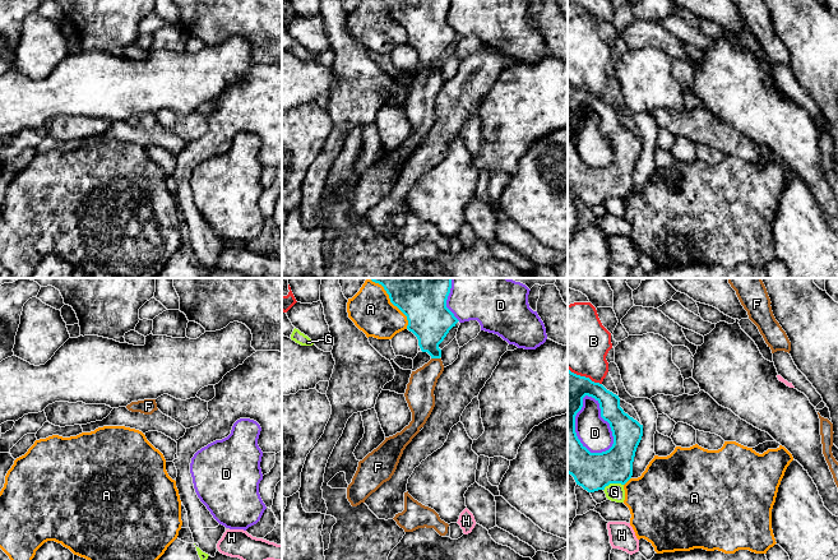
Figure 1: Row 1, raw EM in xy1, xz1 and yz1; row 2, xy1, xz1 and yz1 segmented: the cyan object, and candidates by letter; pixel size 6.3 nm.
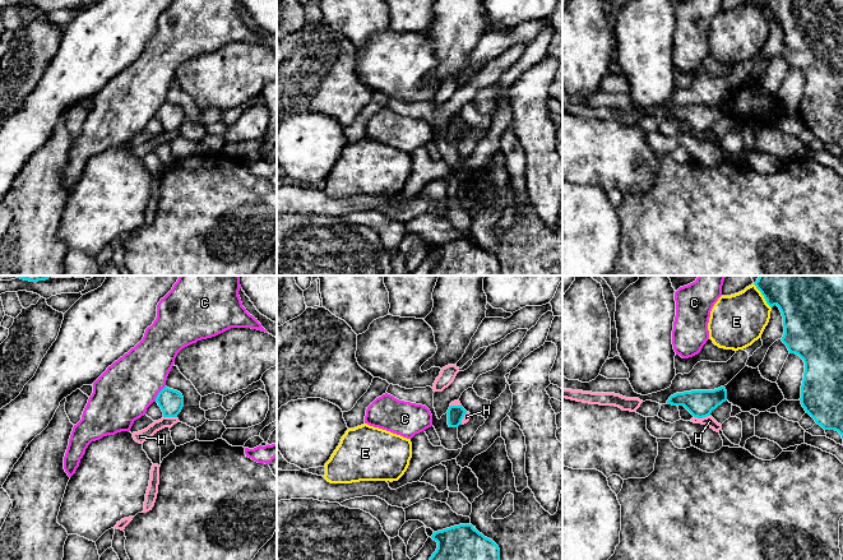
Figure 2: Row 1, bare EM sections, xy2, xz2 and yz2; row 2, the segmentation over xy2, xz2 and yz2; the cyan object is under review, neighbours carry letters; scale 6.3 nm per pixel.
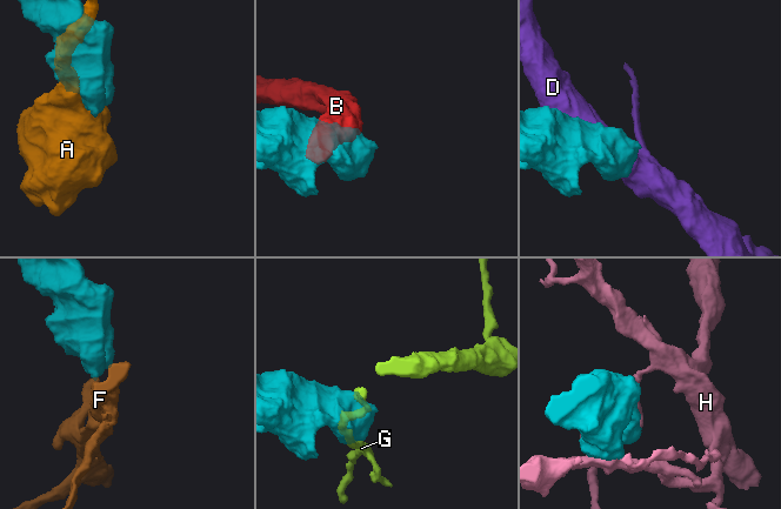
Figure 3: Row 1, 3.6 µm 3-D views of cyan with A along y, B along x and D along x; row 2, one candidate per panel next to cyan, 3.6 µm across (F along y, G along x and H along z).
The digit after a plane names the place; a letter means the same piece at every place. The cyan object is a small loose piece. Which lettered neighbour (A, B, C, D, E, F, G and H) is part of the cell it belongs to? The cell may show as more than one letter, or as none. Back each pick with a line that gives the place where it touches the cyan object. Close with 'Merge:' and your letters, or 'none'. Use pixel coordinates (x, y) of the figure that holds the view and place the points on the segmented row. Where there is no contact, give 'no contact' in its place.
F: contact xz1 (435, 357)
Merge: F

